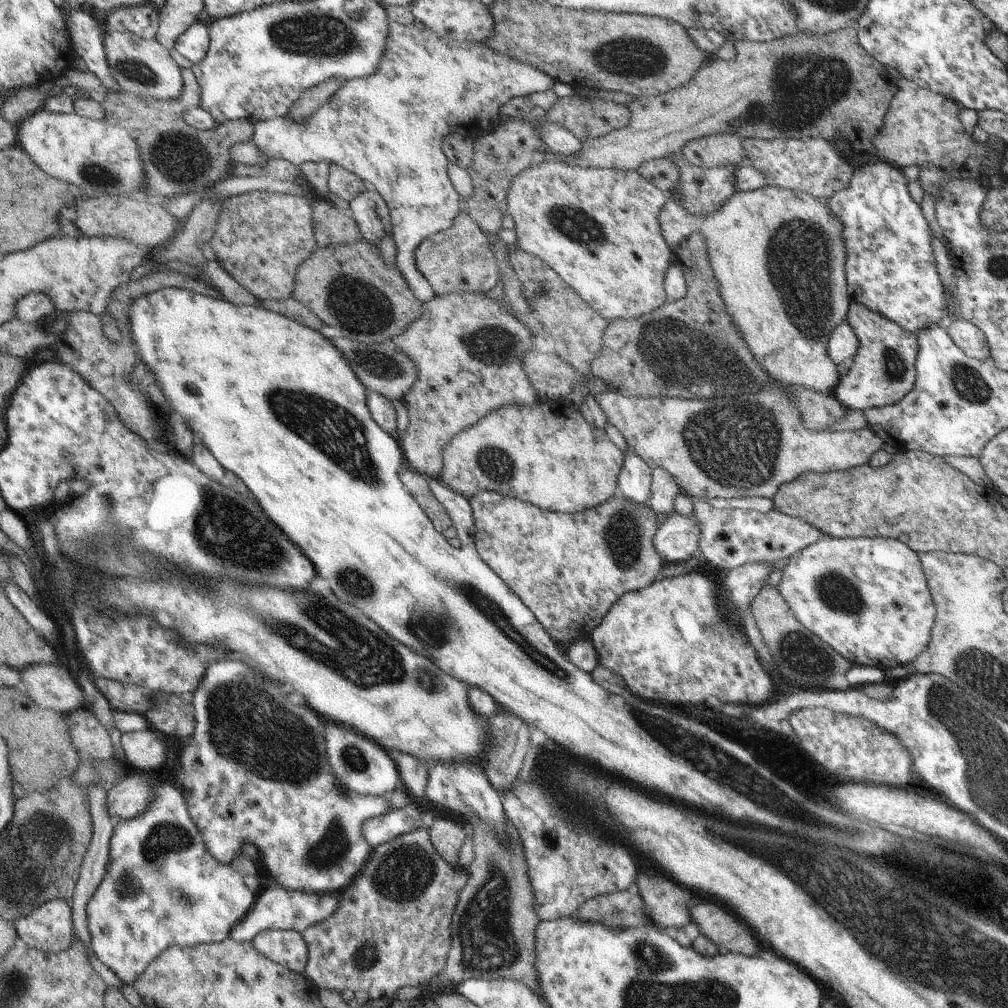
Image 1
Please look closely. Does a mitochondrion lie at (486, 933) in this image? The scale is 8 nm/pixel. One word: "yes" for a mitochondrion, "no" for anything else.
yes

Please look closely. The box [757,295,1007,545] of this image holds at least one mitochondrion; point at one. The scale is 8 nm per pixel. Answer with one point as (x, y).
(965, 383)

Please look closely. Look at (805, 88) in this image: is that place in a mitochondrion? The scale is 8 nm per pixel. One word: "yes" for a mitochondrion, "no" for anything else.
yes

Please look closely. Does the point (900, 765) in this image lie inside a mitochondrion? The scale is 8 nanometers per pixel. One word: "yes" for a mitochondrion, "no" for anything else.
no

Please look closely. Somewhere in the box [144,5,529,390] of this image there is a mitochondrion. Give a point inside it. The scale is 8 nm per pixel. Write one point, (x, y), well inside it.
(321, 34)

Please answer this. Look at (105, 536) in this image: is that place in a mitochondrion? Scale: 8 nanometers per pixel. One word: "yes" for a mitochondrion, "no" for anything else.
yes

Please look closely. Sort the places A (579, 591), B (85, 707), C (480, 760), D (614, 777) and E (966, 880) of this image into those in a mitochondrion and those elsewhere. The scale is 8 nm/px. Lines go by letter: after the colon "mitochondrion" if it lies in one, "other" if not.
A: other
B: other
C: other
D: other
E: other

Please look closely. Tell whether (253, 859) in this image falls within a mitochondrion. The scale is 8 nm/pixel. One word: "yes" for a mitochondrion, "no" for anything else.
no

